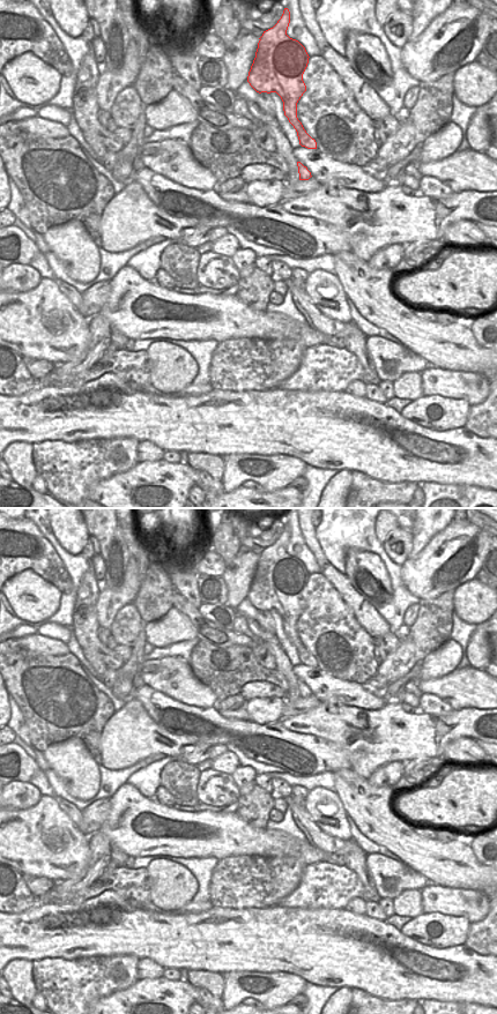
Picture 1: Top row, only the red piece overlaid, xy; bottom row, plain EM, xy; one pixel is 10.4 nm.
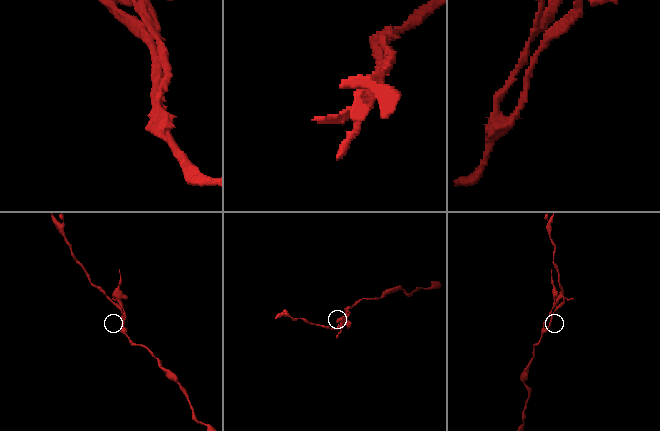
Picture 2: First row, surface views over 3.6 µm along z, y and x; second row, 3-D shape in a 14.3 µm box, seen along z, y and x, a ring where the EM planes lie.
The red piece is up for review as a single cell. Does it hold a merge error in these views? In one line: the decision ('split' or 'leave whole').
split

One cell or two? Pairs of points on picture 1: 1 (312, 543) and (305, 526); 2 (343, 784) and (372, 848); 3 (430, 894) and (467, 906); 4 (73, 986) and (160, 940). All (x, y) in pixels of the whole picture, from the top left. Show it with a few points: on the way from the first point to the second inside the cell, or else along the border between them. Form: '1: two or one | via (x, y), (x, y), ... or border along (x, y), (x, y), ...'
1: one | via (310, 538), (308, 530)
2: two | border along (350, 818), (364, 835), (384, 845), (391, 852)
3: one | via (439, 899), (458, 902)
4: two | border along (104, 955), (135, 955), (139, 959)

